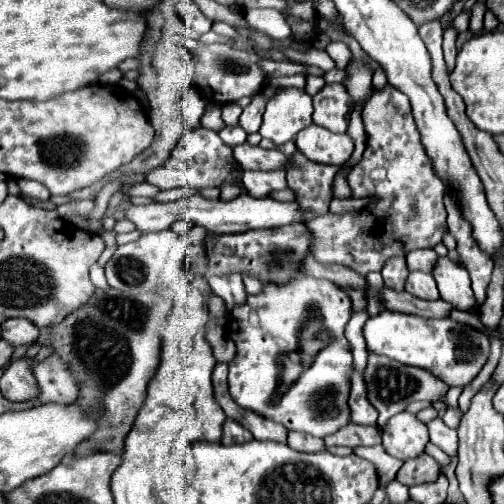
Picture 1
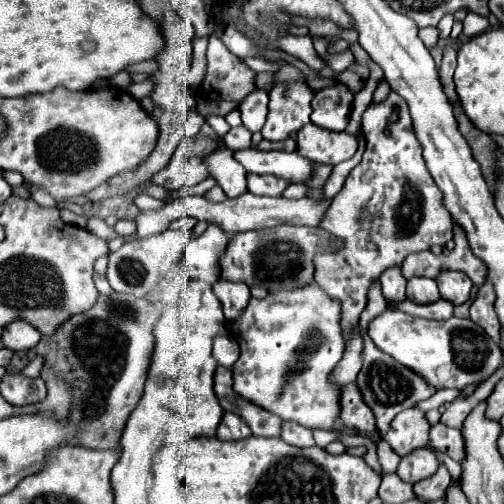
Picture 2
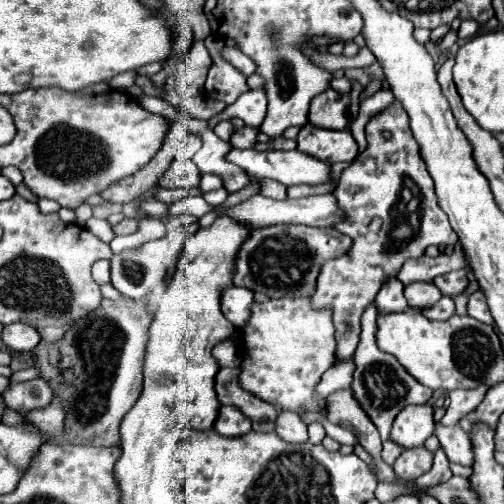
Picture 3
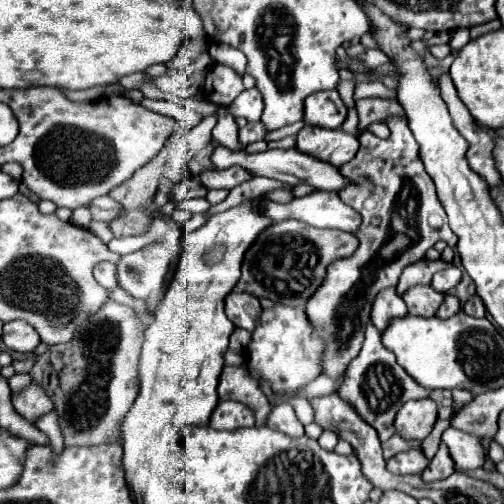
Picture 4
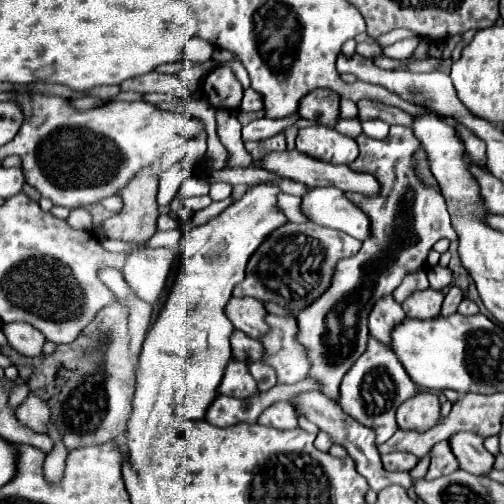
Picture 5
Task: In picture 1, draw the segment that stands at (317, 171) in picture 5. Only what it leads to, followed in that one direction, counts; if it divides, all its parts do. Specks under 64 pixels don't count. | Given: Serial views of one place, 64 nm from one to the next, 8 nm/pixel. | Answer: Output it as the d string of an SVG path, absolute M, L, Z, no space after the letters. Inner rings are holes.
M240 144L234 148L234 158L242 164L244 170L284 170L288 158L278 150L264 150L260 146Z

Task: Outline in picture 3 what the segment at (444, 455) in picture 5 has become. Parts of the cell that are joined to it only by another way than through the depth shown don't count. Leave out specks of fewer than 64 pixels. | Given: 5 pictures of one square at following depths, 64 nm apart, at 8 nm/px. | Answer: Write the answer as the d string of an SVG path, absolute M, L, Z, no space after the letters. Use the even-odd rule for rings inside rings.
M436 450L432 470L426 472L424 476L420 476L420 480L416 480L416 486L418 486L418 490L426 492L428 486L442 484L442 482L446 482L446 480L450 480L450 478L452 478L452 472L450 472L450 468L448 468L448 458L444 456L442 450Z

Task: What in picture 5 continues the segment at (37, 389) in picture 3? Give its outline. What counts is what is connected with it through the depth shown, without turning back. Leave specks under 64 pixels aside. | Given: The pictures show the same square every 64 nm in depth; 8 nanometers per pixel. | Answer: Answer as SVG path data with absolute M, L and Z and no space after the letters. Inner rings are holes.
M28 394L28 398L16 408L16 418L36 430L36 432L46 432L46 424L50 420L50 408L48 408L48 402L44 402L42 398L38 398L36 394Z

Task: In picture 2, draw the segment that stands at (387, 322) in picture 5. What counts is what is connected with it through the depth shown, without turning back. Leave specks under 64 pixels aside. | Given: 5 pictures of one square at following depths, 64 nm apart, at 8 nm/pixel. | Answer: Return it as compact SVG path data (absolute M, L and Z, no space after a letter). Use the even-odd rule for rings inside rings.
M388 268L382 272L380 276L382 282L382 292L388 300L388 304L396 304L400 300L404 300L404 288L406 288L406 278L402 276L400 268Z

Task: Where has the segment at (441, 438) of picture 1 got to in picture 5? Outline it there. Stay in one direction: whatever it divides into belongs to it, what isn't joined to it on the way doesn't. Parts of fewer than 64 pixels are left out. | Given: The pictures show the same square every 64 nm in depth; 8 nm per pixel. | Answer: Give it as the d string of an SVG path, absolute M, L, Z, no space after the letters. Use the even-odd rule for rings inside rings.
M456 432L448 438L448 444L462 470L470 474L486 474L492 470L494 456L484 448L480 436L472 432Z

